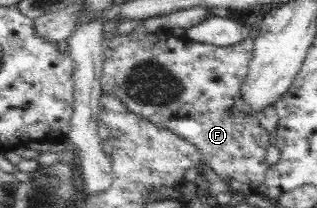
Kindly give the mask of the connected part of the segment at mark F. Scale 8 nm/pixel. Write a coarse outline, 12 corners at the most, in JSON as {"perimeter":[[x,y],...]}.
{"perimeter":[[103,38],[102,93],[255,190],[270,139],[254,41]]}

